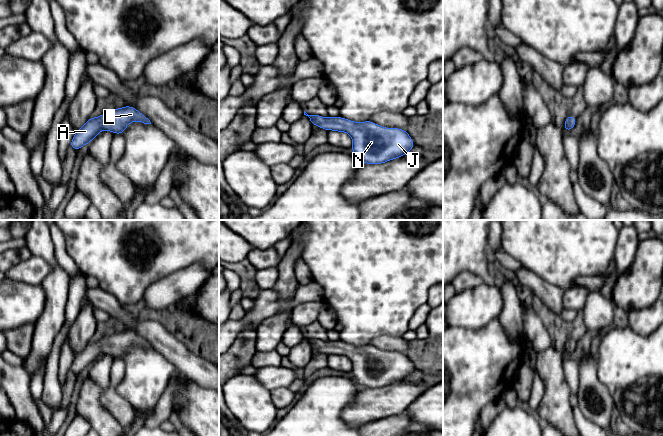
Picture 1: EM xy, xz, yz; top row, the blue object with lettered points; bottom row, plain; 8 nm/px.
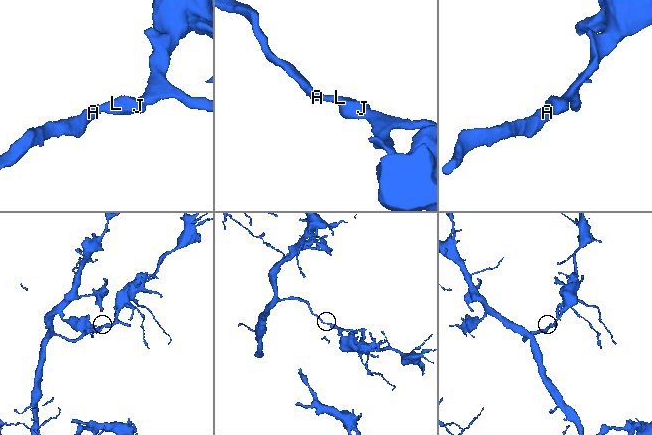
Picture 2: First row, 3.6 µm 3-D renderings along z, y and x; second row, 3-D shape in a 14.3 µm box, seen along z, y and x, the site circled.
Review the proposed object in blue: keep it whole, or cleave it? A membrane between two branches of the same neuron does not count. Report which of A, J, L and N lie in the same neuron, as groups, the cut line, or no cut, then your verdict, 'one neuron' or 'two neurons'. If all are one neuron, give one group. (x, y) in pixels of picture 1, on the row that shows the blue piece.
A J L N; no cut; one neuron

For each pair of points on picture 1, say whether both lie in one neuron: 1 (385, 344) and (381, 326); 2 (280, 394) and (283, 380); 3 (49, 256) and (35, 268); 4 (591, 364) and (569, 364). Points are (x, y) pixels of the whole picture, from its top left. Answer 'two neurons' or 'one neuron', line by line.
1: two neurons
2: two neurons
3: two neurons
4: two neurons

